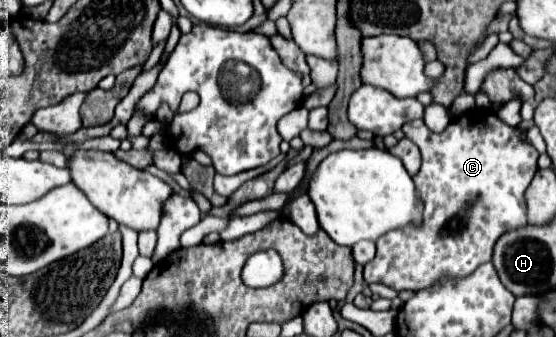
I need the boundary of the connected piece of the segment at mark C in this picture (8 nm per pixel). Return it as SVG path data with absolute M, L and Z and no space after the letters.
M475 108L457 116L447 126L447 132L431 132L423 120L413 120L403 126L403 132L421 150L421 170L413 176L415 188L425 204L423 224L419 228L397 228L383 234L377 242L377 256L365 268L367 284L379 282L395 290L423 290L449 278L467 278L475 268L491 262L493 248L499 236L527 226L525 192L537 172L539 152L525 140L517 128L503 124L491 110Z

